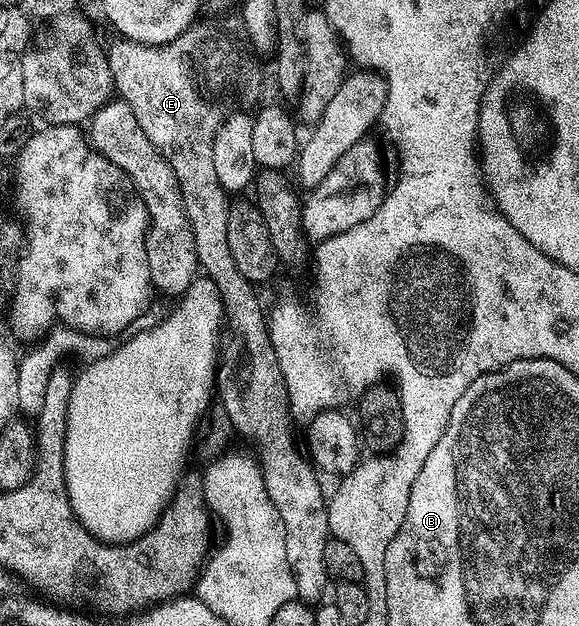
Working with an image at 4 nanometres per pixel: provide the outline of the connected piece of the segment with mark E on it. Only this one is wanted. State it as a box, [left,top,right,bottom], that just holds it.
[105,16,332,602]

